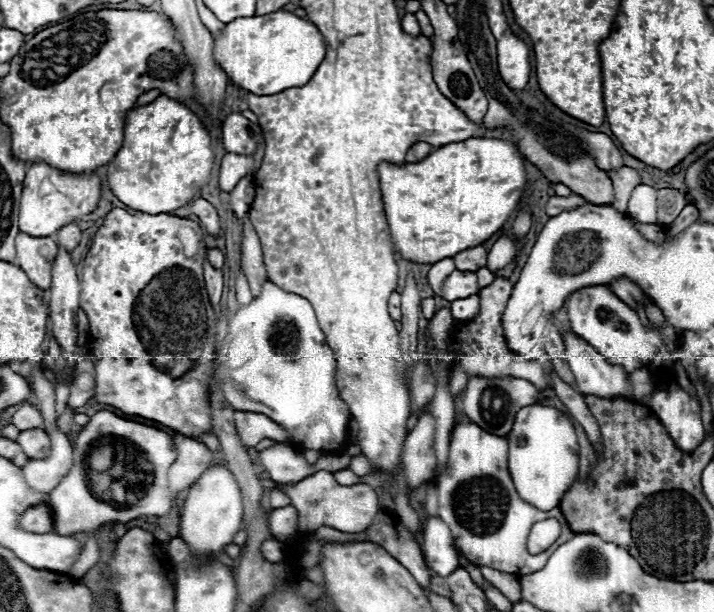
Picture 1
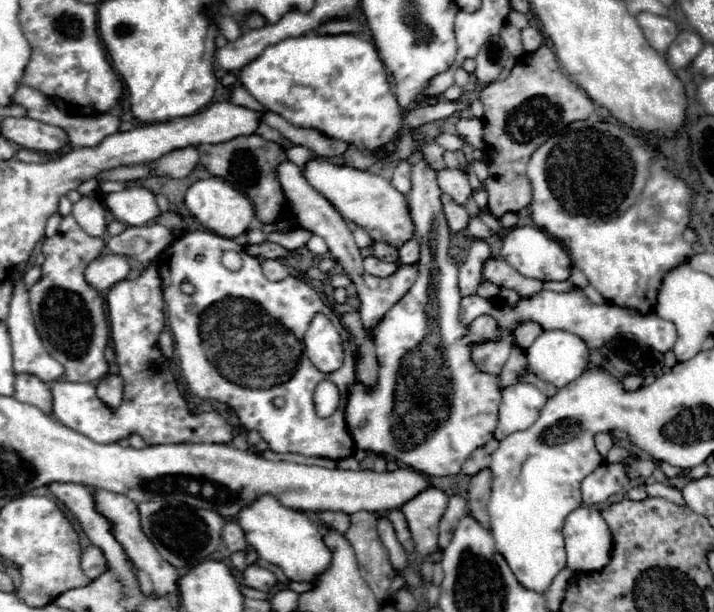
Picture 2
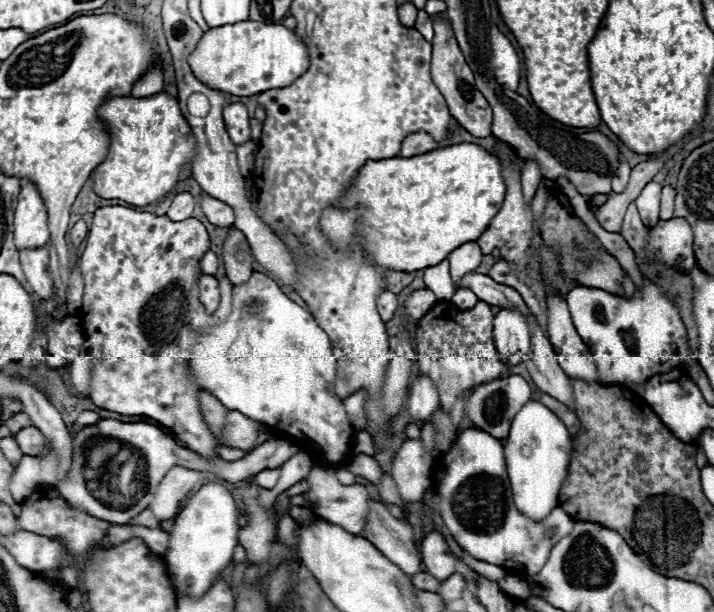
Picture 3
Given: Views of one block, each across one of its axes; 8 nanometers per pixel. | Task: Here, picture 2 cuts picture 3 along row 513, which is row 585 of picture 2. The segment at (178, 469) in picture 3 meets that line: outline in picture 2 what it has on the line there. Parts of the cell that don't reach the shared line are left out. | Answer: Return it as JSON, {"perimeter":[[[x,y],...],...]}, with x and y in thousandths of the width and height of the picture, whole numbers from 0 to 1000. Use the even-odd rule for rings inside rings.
{"perimeter":[[[134,801],[132,814],[134,814],[134,830],[140,833],[140,840],[146,840],[157,853],[157,869],[162,873],[162,882],[174,892],[174,899],[182,908],[188,928],[202,931],[213,944],[216,967],[224,971],[224,974],[246,967],[252,938],[249,938],[249,931],[241,922],[235,922],[235,918],[230,918],[230,912],[224,912],[221,899],[213,892],[213,886],[207,886],[204,873],[196,866],[196,843],[193,843],[190,824],[182,814],[176,814],[171,807],[157,807],[151,801]]]}

